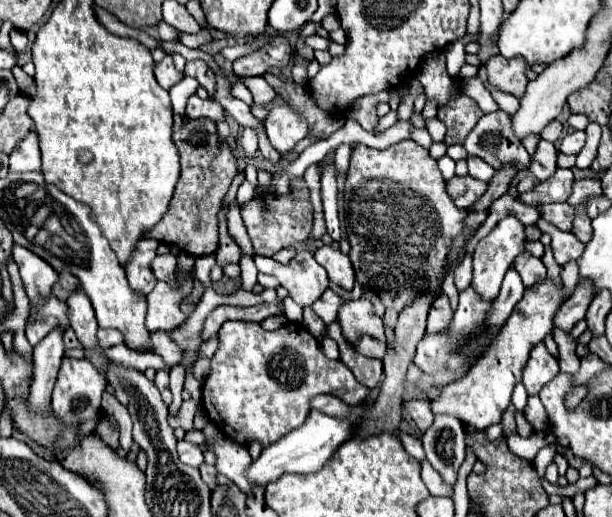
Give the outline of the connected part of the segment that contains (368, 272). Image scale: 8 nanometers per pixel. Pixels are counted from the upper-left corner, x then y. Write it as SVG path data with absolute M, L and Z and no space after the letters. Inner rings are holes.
M403 140L385 150L375 150L365 144L353 146L345 182L345 228L351 244L349 258L355 268L357 284L373 290L387 310L401 312L413 304L417 296L437 296L437 288L451 266L449 248L453 246L453 240L465 232L465 220L467 210L457 208L447 194L437 160L417 142Z

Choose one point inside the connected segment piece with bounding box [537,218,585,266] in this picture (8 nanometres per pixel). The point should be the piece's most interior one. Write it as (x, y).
(566, 247)

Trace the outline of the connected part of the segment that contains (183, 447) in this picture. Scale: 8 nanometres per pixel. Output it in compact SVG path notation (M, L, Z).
M179 440L177 444L177 452L179 452L179 460L187 466L195 466L199 468L203 464L203 452L199 450L199 446L187 442L187 440Z

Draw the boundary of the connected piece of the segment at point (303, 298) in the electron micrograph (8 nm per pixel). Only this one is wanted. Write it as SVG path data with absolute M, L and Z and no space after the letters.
M299 252L287 264L281 264L267 256L253 256L253 260L257 270L275 276L299 306L311 306L329 284L325 268L319 266L309 252Z

